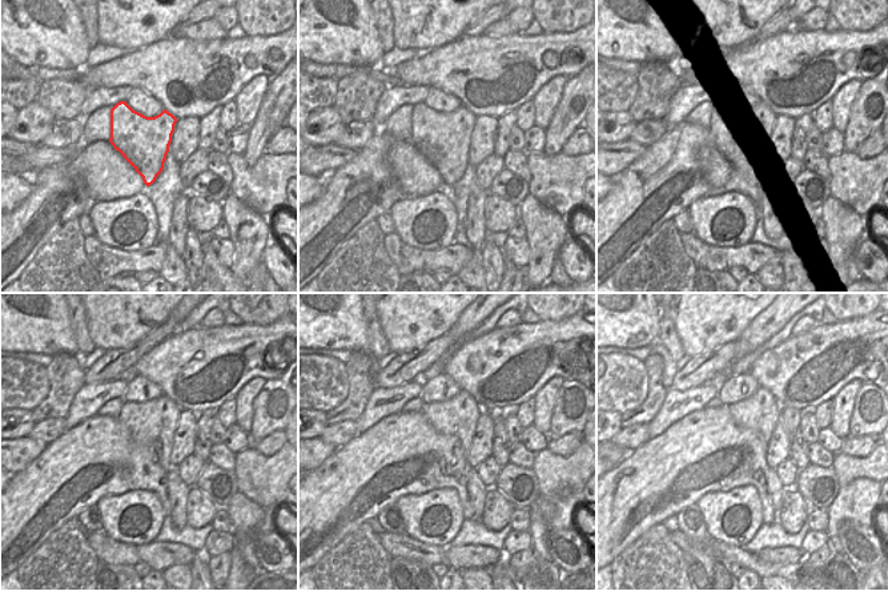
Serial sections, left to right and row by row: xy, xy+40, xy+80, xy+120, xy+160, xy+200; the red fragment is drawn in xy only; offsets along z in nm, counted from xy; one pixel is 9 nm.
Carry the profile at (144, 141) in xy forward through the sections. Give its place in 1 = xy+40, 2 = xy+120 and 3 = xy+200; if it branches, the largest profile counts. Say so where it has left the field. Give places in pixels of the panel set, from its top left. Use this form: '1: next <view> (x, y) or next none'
1: next xy+40 (444, 137)
2: next xy+120 (153, 423)
3: next xy+200 (760, 411)

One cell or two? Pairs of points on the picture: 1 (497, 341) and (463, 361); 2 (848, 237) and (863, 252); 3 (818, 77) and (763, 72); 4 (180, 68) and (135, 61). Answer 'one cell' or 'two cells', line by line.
1: one cell
2: two cells
3: one cell
4: one cell

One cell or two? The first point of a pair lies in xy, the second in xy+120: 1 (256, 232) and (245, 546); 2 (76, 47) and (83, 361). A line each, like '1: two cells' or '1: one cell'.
1: two cells
2: two cells

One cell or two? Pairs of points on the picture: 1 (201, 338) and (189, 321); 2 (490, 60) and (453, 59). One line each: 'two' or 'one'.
1: two
2: one

